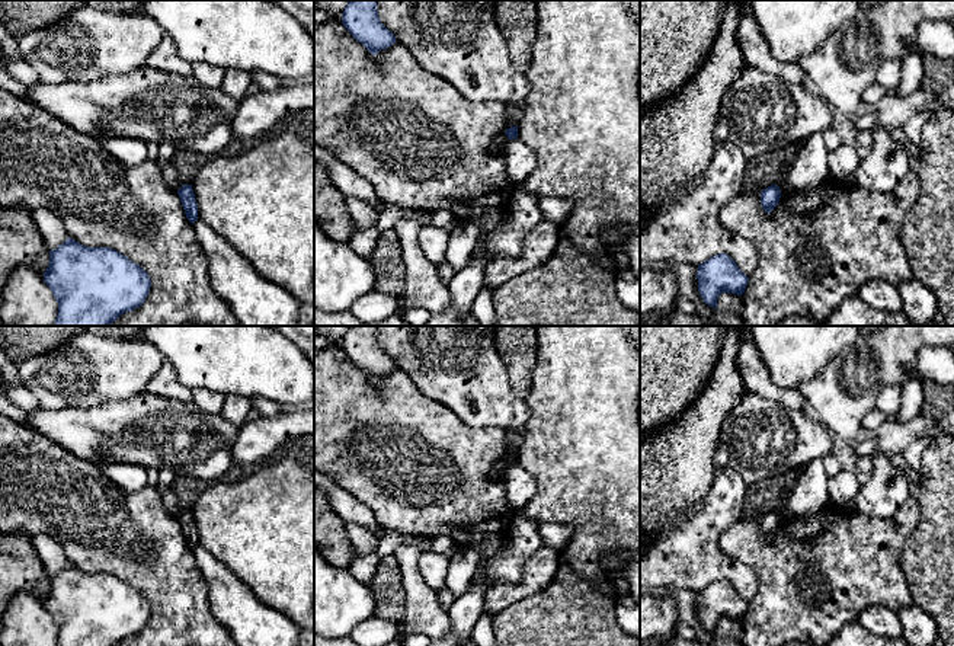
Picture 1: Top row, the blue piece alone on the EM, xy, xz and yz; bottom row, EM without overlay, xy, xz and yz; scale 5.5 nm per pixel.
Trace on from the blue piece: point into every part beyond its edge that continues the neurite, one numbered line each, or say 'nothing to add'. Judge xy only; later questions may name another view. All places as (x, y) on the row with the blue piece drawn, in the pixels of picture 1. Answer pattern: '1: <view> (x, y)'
nothing to add

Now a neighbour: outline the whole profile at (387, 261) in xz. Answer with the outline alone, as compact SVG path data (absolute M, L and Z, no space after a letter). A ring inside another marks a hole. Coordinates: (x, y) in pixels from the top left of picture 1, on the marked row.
M394 228L380 234L368 260L375 271L374 291L398 298L404 291L404 262Z

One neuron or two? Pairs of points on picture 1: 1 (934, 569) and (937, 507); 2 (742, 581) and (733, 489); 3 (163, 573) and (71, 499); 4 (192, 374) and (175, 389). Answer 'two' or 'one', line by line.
1: one
2: one
3: one
4: two

